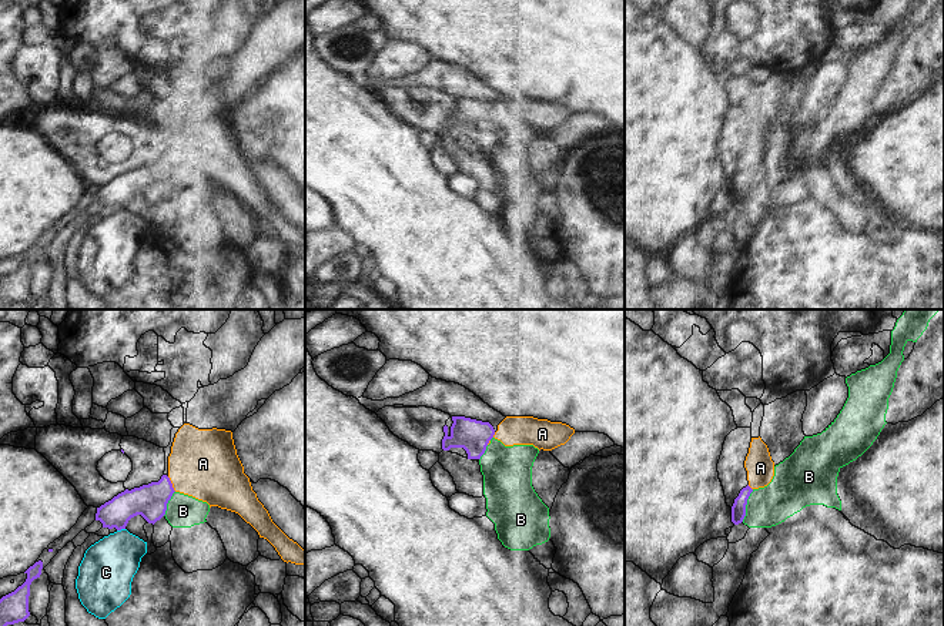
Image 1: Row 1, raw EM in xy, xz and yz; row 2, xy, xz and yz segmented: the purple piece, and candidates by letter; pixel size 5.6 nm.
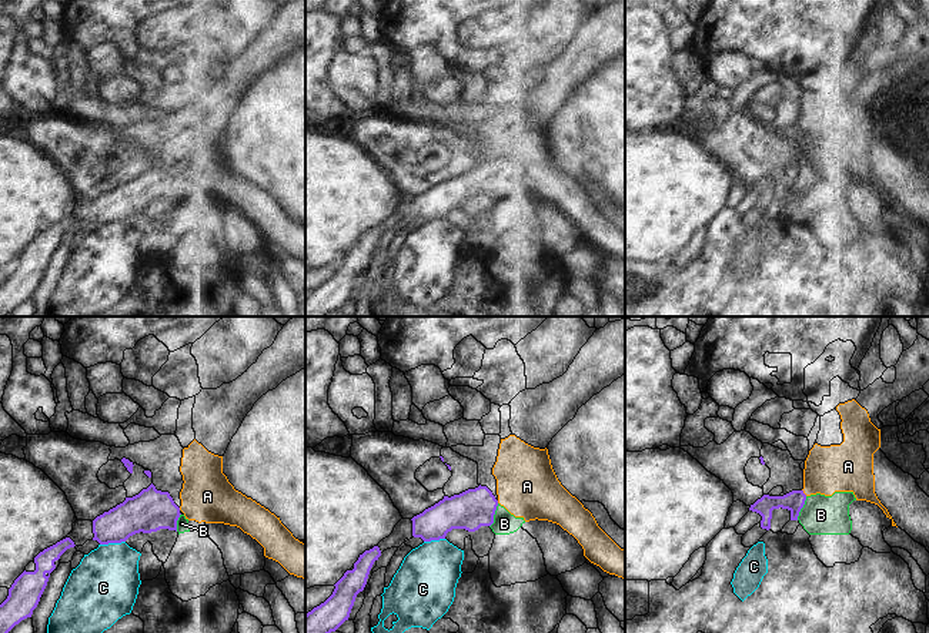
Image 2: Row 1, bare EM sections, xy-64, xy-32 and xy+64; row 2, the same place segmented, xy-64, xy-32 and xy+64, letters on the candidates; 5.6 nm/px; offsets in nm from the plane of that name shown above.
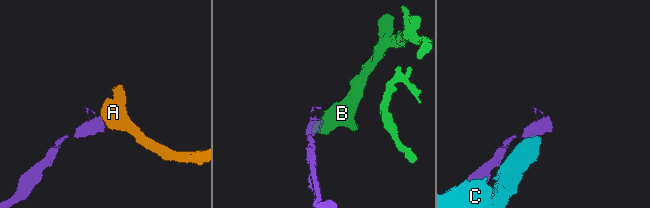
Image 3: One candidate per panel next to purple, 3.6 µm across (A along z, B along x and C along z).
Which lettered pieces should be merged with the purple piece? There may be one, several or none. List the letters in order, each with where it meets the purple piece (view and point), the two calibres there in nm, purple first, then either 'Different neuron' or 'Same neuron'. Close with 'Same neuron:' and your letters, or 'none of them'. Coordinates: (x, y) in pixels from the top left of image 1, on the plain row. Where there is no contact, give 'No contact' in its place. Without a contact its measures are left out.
A: Touches purple at xy (171, 164). Thickness 190 nm (purple) against 380 nm. Same neuron
B: Touches purple at yz (746, 184). Thickness 80 nm (purple) against 240 nm. Different neuron
C: Touches purple at xy (120, 210). Thickness 190 nm (purple) against 300 nm. Different neuron
Same neuron: A

